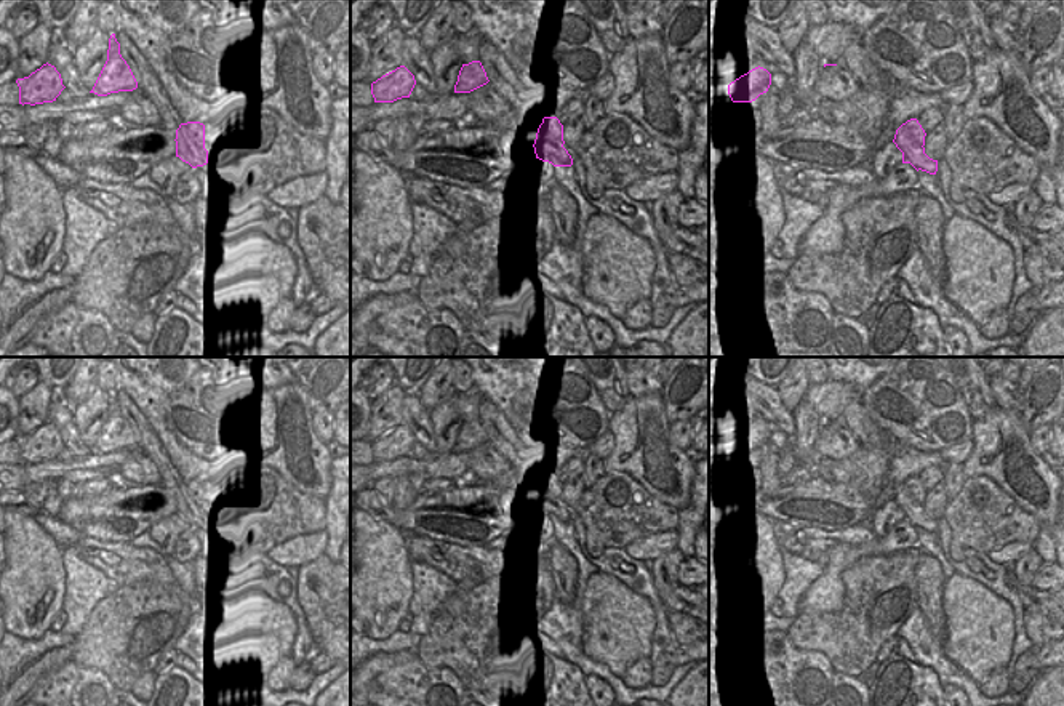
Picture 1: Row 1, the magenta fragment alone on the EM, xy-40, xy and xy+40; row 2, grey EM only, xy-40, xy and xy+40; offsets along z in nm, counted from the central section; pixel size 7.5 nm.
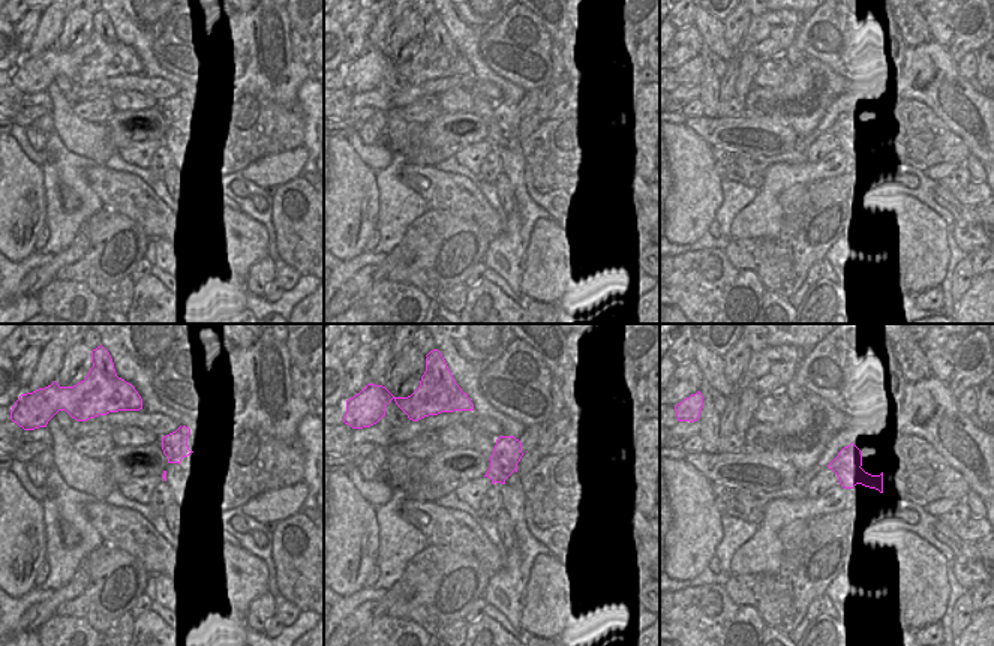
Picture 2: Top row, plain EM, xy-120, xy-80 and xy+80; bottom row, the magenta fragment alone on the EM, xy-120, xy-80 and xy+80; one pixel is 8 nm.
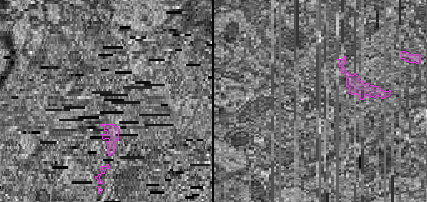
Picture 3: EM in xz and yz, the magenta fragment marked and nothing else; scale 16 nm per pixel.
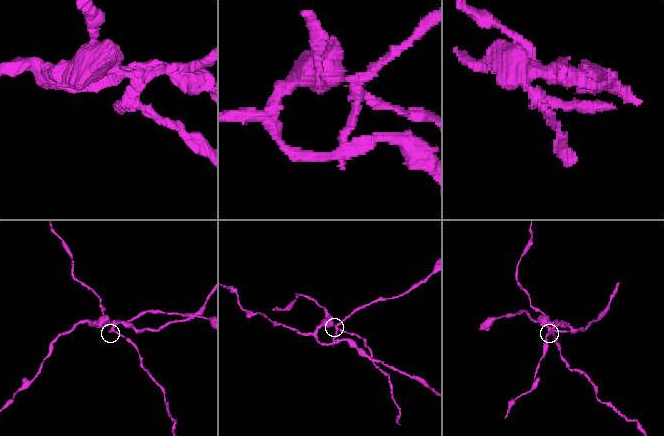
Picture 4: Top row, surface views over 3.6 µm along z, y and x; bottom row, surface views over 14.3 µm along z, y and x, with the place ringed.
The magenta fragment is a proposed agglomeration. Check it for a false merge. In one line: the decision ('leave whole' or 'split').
split

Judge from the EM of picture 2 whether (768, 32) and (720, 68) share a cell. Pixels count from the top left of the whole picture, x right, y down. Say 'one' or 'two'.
two

